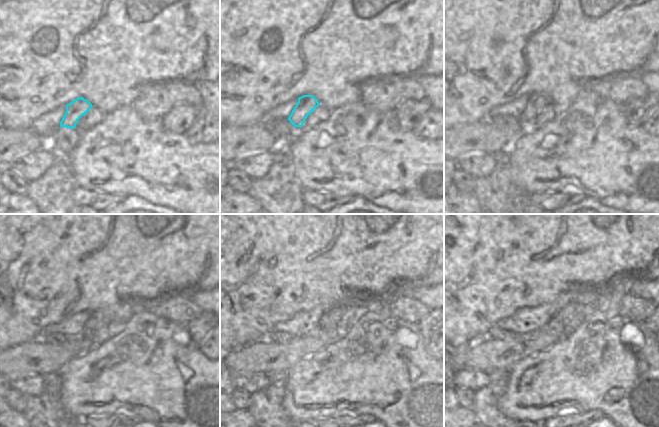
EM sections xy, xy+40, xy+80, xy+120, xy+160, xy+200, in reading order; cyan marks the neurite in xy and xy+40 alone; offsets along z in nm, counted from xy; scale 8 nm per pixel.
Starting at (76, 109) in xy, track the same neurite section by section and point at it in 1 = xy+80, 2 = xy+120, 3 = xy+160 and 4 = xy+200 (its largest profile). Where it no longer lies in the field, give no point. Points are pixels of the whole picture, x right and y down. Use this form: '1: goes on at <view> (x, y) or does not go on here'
1: goes on at xy+80 (536, 102)
2: goes on at xy+120 (98, 319)
3: goes on at xy+160 (344, 317)
4: goes on at xy+200 (573, 314)

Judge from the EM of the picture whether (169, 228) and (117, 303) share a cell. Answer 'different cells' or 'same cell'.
same cell

